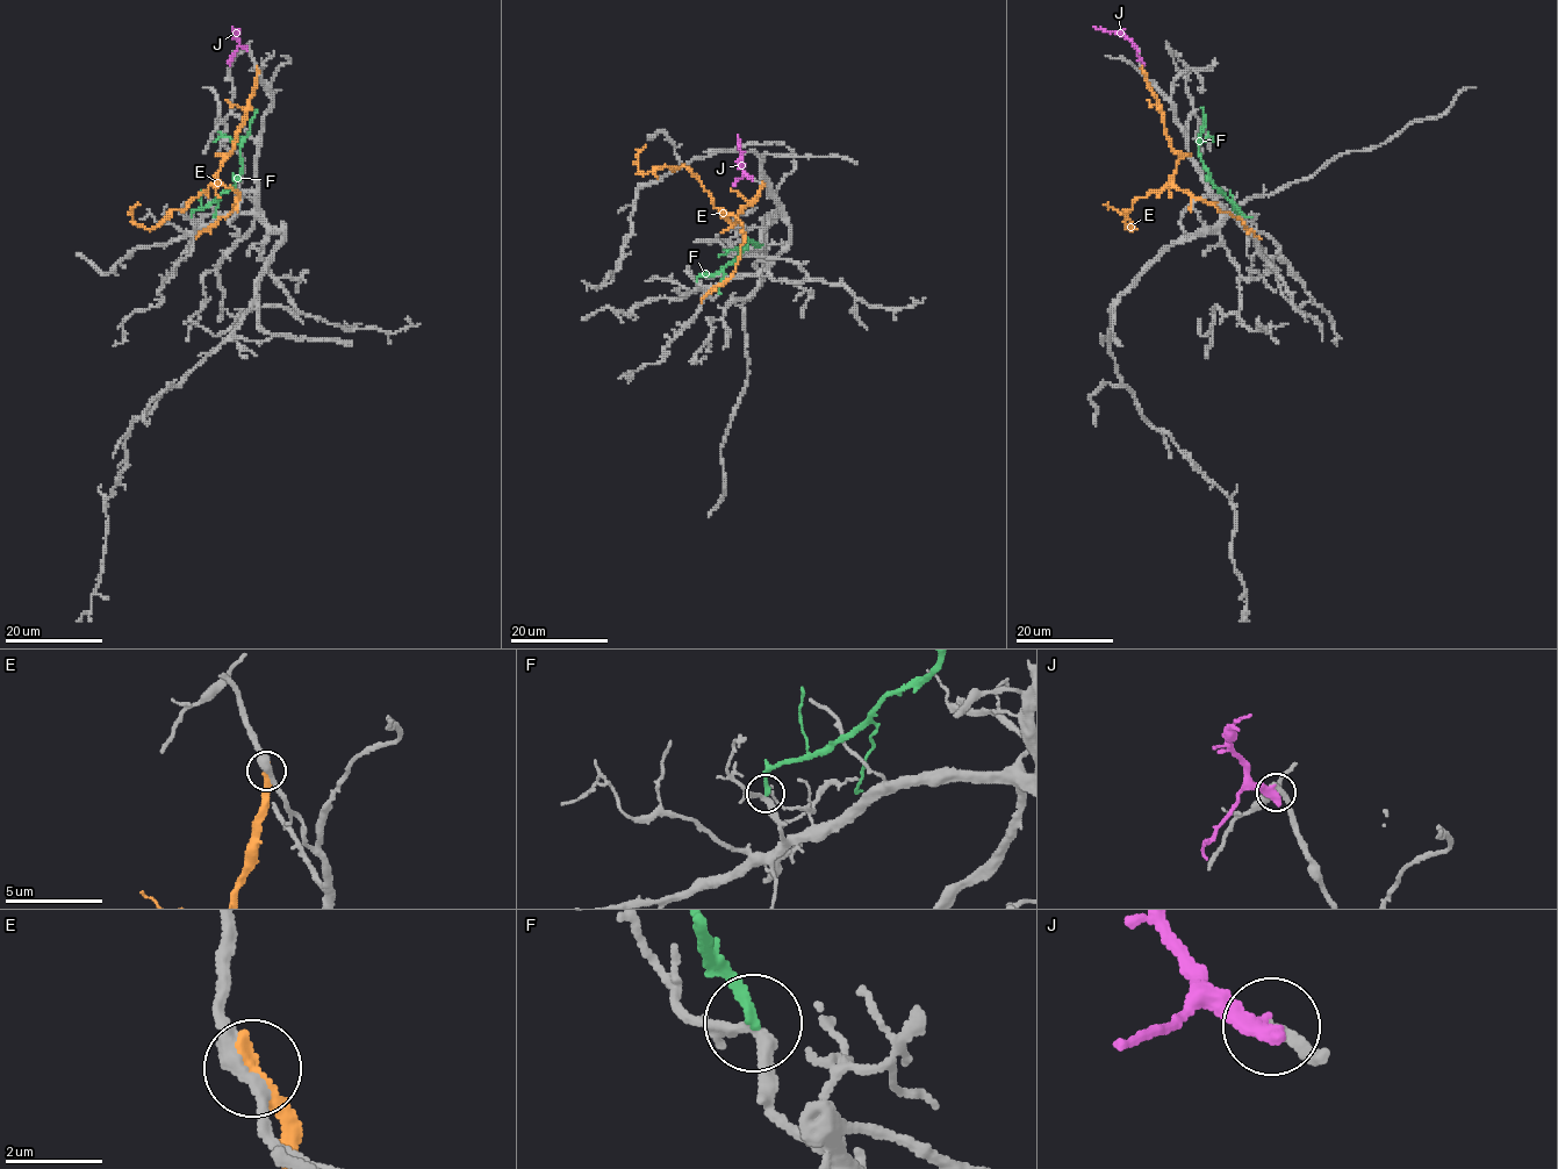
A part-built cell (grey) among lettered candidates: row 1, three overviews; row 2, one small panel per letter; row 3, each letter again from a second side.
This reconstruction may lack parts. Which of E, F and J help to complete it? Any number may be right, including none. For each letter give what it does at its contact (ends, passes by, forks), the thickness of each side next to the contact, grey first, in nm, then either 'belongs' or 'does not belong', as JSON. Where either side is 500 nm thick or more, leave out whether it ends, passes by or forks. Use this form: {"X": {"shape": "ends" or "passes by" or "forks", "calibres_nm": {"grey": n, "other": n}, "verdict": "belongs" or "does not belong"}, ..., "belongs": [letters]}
{"E": {"shape": "ends", "calibres_nm": {"grey": 360, "other": 380}, "verdict": "does not belong"}, "F": {"shape": "ends", "calibres_nm": {"grey": 280, "other": 220}, "verdict": "does not belong"}, "J": {"shape": "ends", "calibres_nm": {"grey": 320, "other": 440}, "verdict": "does not belong"}, "belongs": []}

